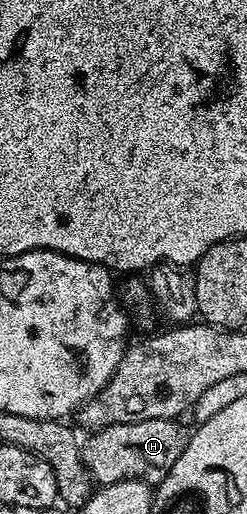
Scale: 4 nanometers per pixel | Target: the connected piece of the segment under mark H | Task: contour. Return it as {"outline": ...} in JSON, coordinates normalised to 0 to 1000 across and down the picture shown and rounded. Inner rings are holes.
{"outline":[[[628,815],[623,819],[543,819],[538,823],[482,823],[413,831],[377,839],[336,864],[340,899],[372,920],[372,930],[393,942],[474,940],[498,932],[579,932],[603,944],[628,944],[664,930],[664,924],[737,889],[737,874],[753,874],[765,840],[725,831],[713,815]]]}

